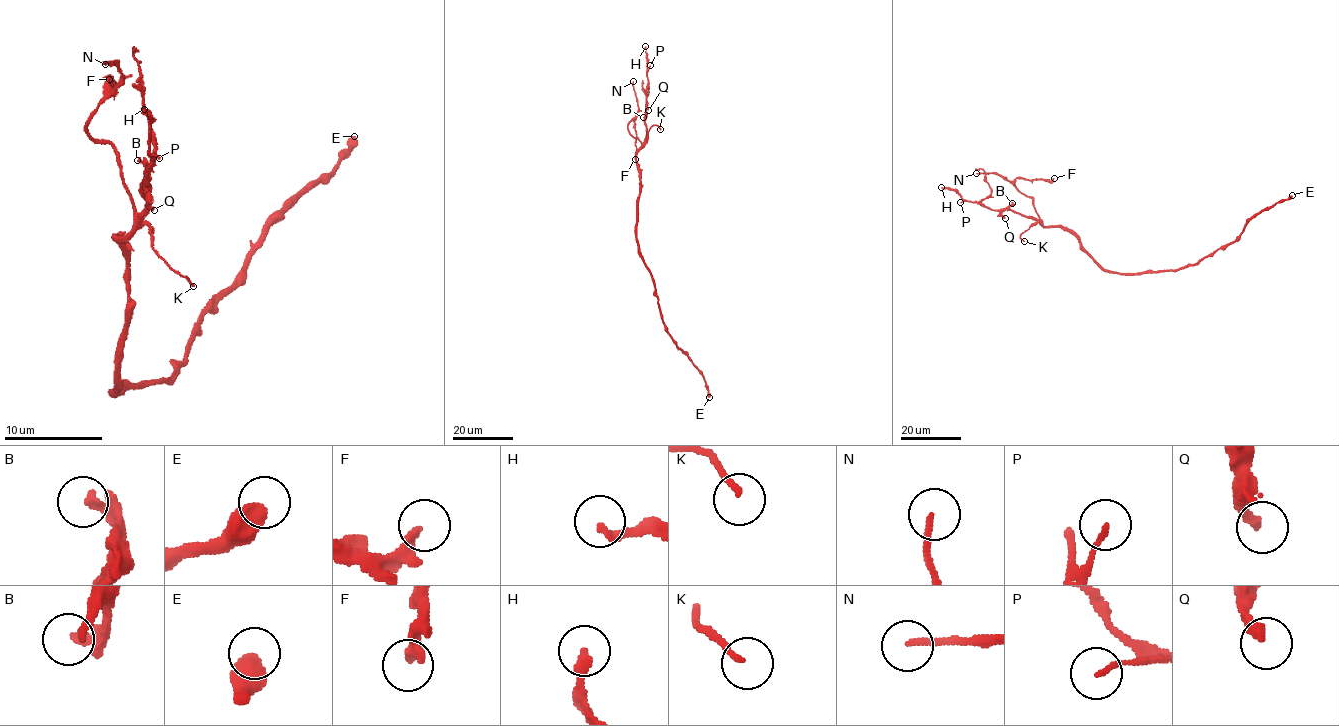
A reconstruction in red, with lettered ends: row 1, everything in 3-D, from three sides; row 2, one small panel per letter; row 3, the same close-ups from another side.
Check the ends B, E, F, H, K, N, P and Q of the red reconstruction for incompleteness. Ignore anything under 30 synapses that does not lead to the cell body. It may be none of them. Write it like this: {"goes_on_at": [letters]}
{"goes_on_at": ["N"]}

